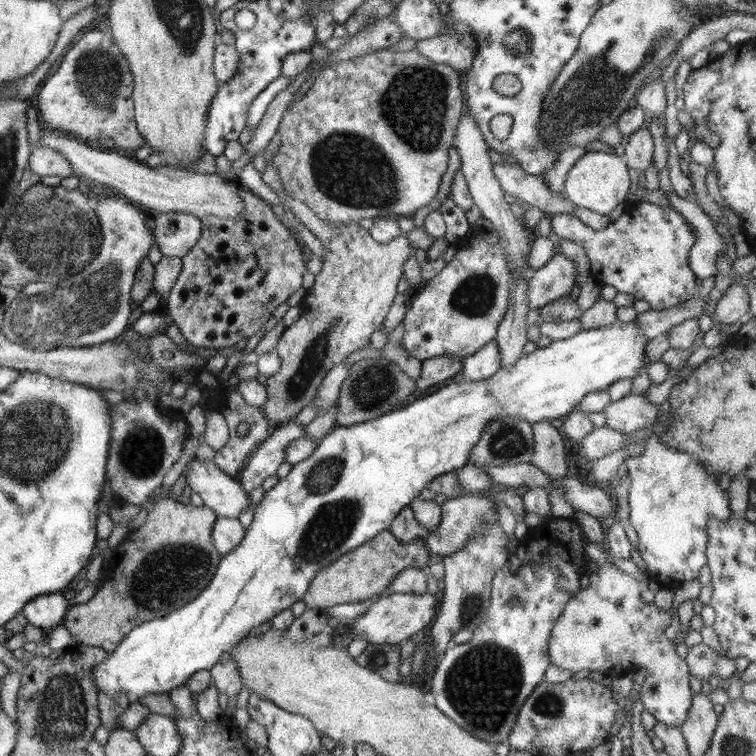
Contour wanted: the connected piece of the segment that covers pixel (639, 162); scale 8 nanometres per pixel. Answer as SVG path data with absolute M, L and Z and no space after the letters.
M648 126L636 130L629 136L628 144L621 150L625 163L639 173L644 172L652 161L653 140Z

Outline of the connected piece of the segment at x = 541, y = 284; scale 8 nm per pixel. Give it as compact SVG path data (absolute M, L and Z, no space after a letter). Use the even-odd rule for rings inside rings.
M556 253L542 268L533 271L527 279L529 310L542 308L570 293L576 280L576 267L572 259Z

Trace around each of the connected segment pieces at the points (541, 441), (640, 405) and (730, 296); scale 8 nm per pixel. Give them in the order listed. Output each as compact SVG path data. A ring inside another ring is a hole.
M548 419L535 422L532 428L534 448L530 463L546 473L551 482L564 479L568 470L567 452L560 432Z
M644 395L629 396L616 402L610 402L603 413L606 417L605 425L612 430L630 434L640 428L650 428L655 420L659 418L659 406L650 404Z
M732 283L718 300L713 319L724 324L734 324L748 312L750 308L749 296L742 283Z

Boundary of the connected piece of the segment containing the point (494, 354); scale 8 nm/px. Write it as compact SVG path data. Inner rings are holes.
M495 341L488 342L482 349L474 355L463 360L464 375L472 382L486 380L496 375L500 370L500 352Z

